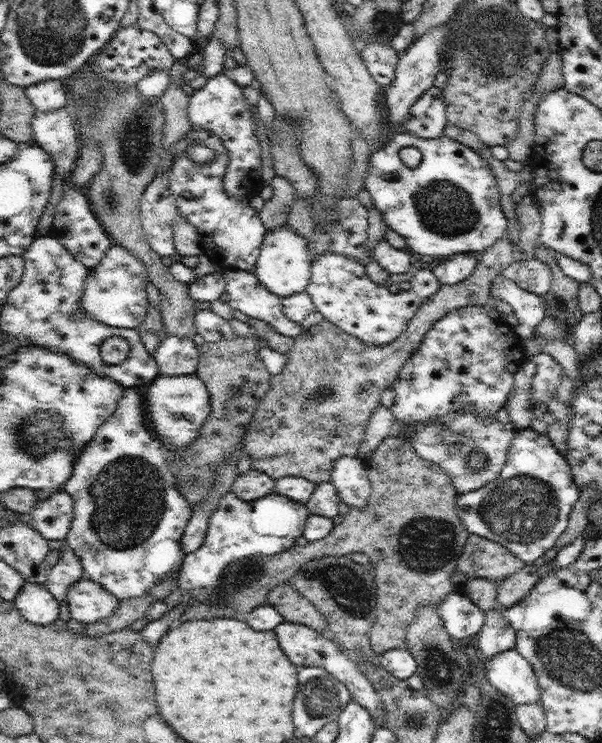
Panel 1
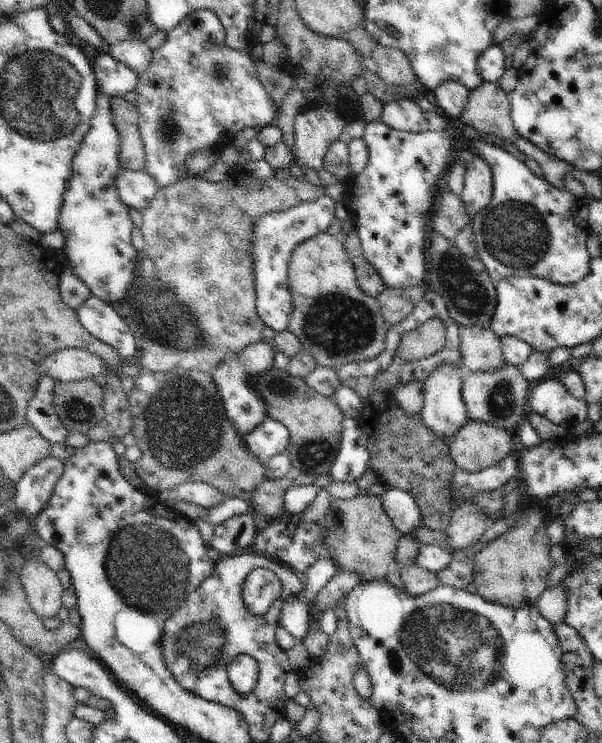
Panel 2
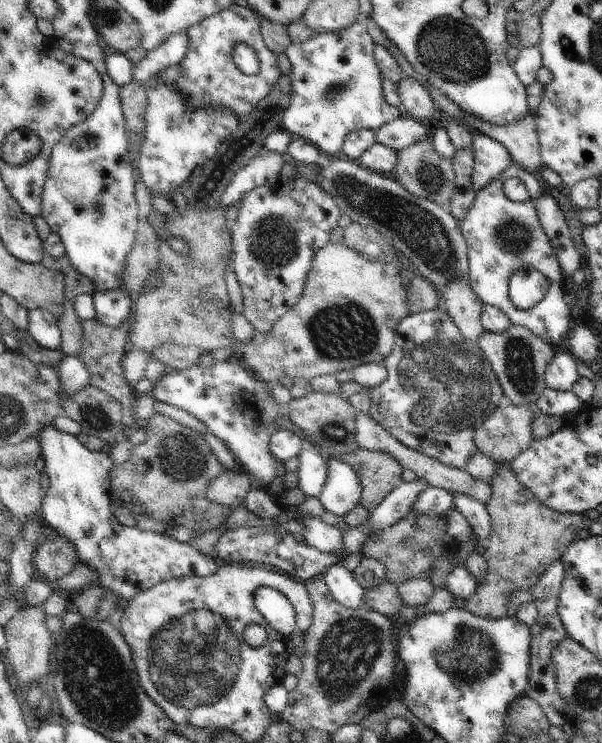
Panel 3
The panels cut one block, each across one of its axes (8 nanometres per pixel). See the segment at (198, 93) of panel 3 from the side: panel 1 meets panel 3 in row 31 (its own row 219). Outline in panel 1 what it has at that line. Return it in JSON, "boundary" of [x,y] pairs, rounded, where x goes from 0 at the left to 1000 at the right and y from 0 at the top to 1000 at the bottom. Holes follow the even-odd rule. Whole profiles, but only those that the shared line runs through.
{"boundary":[[[322,174],[292,194],[291,203],[292,213],[279,234],[282,257],[304,293],[334,315],[336,339],[372,366],[405,363],[420,367],[442,307],[430,285],[417,280],[412,271],[390,269],[372,256],[372,236],[382,218],[379,202],[360,184],[342,175]],[[321,195],[337,195],[355,202],[359,211],[346,219],[319,217],[312,202]]]}

